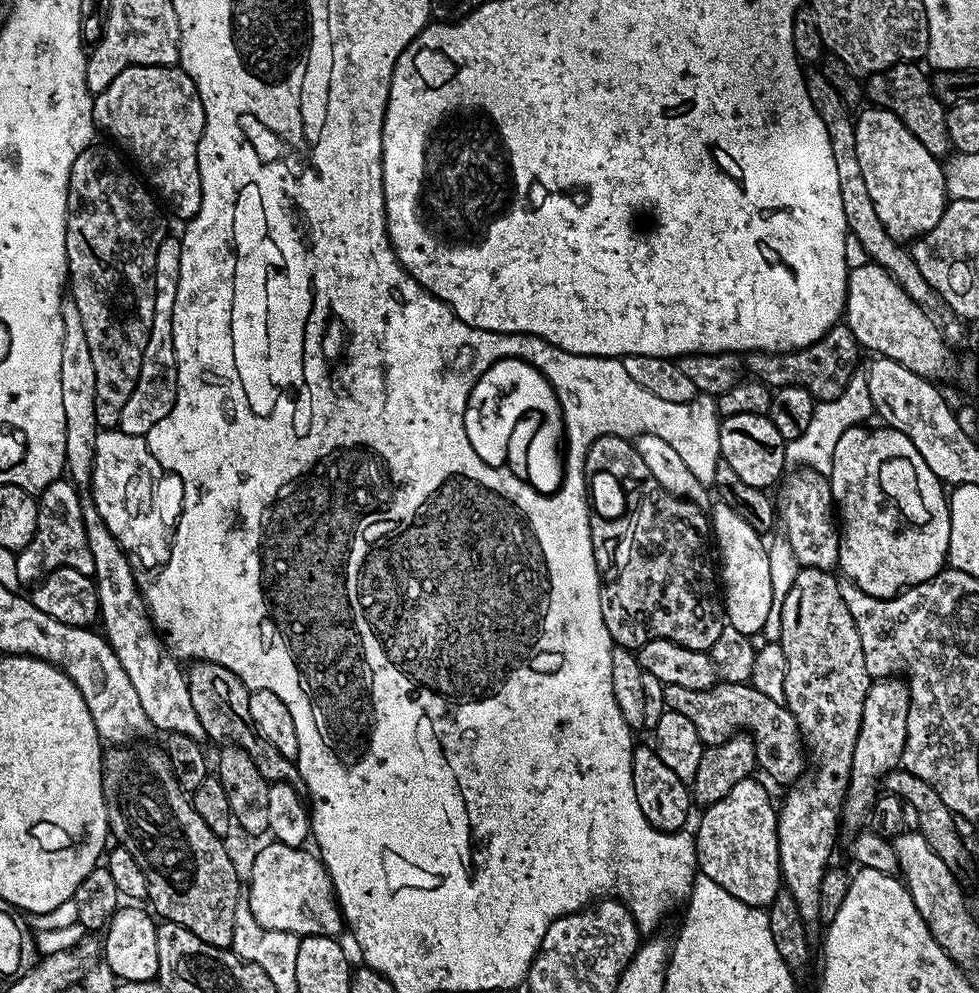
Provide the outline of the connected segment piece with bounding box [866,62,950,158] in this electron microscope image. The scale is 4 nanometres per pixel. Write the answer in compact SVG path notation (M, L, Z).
M901 62L881 72L872 73L866 80L866 96L875 107L893 112L906 126L906 130L910 130L910 134L914 134L914 138L918 138L918 142L922 142L922 146L926 146L926 150L930 150L930 154L934 154L937 158L944 158L950 152L948 131L946 130L946 105L934 94L929 73L924 73L920 67L921 65L916 62Z

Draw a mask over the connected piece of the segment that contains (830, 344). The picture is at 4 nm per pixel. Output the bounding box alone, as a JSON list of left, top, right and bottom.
[746,322,862,401]

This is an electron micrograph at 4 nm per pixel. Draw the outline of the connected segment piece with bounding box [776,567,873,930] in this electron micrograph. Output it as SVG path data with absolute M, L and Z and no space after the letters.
M801 567L786 602L782 602L782 630L779 643L786 650L786 698L791 712L796 715L800 736L810 753L810 767L804 775L787 789L784 805L781 803L776 817L778 830L778 858L782 884L797 903L798 912L808 930L814 929L820 920L820 901L829 875L828 863L836 848L836 827L842 824L844 795L850 782L850 770L854 758L854 742L858 742L858 726L862 726L862 708L866 706L866 694L873 677L866 670L866 658L862 655L862 638L858 638L858 626L842 602L841 581L832 577L831 571L822 568Z

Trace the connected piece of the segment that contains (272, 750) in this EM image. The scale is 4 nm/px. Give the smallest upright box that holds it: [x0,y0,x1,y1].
[187,660,298,782]

